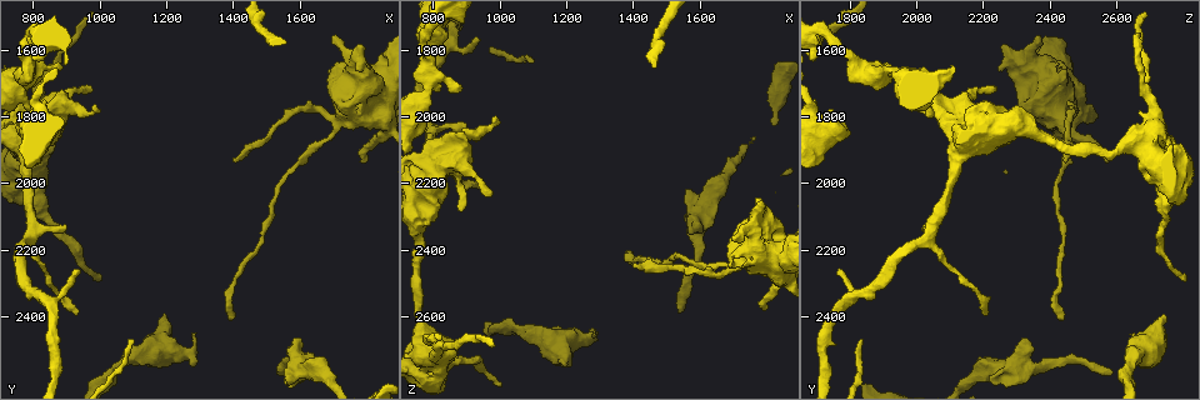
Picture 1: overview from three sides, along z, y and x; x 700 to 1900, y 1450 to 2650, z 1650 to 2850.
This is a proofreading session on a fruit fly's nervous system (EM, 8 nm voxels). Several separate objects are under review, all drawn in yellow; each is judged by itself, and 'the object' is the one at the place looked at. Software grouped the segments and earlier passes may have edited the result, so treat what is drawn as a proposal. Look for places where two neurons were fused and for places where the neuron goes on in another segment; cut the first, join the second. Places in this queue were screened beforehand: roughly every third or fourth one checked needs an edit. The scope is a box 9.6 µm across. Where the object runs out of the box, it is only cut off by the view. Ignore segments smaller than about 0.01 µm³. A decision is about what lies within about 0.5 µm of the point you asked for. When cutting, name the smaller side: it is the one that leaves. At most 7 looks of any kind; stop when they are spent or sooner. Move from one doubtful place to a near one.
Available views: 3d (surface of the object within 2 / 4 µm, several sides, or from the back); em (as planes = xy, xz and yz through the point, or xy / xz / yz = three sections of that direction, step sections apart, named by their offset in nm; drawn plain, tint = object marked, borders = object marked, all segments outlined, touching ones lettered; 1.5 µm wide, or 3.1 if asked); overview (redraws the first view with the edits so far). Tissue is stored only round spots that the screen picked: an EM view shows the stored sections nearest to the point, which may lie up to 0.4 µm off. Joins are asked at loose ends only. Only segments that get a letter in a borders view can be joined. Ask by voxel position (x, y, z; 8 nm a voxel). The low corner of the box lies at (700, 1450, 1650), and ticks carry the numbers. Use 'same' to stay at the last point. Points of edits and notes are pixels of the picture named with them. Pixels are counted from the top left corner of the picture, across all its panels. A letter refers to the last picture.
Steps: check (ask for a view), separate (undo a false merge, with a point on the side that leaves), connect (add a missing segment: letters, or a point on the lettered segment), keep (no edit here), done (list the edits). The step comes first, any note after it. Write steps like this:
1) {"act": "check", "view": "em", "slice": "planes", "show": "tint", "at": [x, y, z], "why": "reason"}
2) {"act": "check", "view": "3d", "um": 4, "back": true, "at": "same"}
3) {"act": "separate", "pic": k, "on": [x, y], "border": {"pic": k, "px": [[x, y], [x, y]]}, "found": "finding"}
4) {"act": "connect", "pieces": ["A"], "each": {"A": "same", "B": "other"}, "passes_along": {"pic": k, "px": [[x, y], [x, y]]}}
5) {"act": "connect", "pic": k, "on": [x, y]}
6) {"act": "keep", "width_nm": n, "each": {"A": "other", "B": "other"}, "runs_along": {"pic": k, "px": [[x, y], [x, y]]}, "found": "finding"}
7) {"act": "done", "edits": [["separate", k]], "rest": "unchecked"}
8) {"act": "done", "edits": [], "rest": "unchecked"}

{"act": "check", "view": "3d", "um": 4, "at": [1190, 2390, 2740], "why": "branch stops here"}

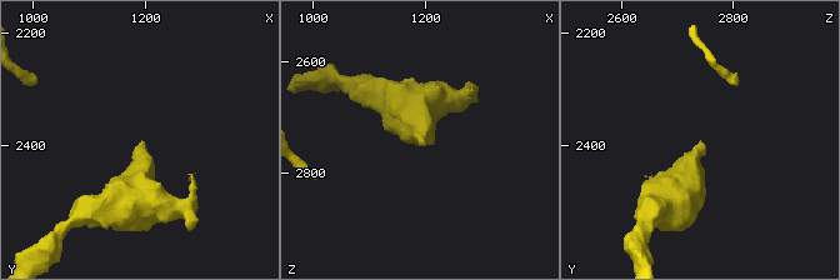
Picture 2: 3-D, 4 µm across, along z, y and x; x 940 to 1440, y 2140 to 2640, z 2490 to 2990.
{"act": "check", "view": "em", "slice": "planes", "show": "borders", "at": [1190, 2390, 2745], "why": "need the tissue"}

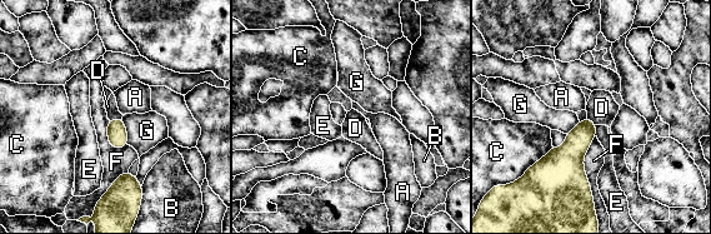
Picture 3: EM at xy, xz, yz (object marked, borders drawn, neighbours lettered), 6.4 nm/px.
{"act": "connect", "pieces": ["D"], "longest_contact_nm": ["F", 420], "each": {"A": "other", "B": "other", "C": "other", "D": "same", "E": "other", "F": "other", "G": "other"}, "passes_along": {"pic": 3, "px": [[116, 132], [115, 119], [111, 108]]}, "found": "it goes on there"}

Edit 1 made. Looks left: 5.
{"act": "check", "view": "3d", "um": 4, "at": [1540, 2570, 2590], "why": "an open end"}

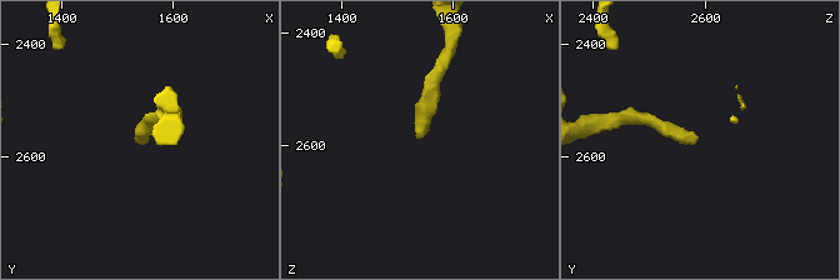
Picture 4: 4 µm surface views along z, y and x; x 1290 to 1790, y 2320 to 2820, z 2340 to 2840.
{"act": "check", "view": "em", "slice": "xz", "step": 8, "show": "borders", "at": [1535, 2575, 2585]}

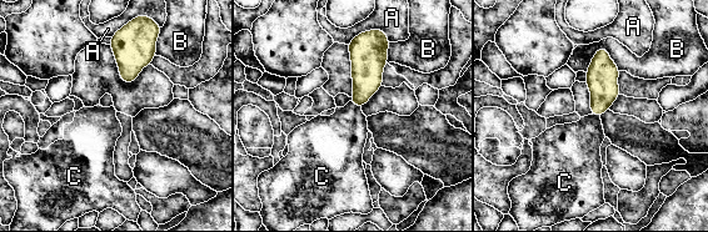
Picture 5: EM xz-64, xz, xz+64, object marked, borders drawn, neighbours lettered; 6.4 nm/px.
{"act": "connect", "pieces": ["C"], "each": {"A": "other", "B": "other", "C": "same"}, "passes_along": {"pic": 5, "px": [[367, 69], [355, 105], [339, 140]]}, "found": "the neuron continues"}

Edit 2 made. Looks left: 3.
{"act": "check", "view": "3d", "um": 2, "at": [1800, 1930, 2580], "why": "an open end"}

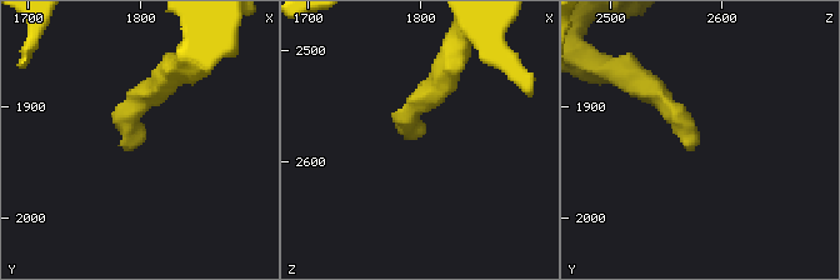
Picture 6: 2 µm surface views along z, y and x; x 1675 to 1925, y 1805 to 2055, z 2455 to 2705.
{"act": "check", "view": "em", "slice": "yz", "step": 8, "show": "tint", "at": [1796, 1938, 2570], "why": "now the EM"}

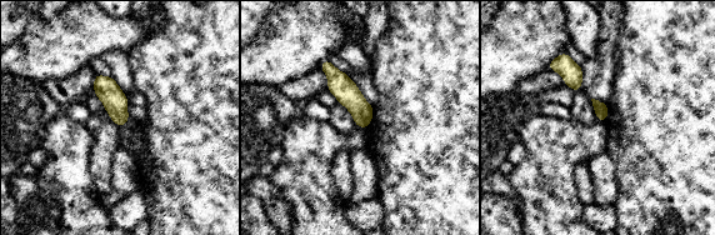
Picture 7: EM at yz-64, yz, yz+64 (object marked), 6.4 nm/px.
{"act": "check", "view": "em", "slice": "planes", "show": "borders", "at": "same"}

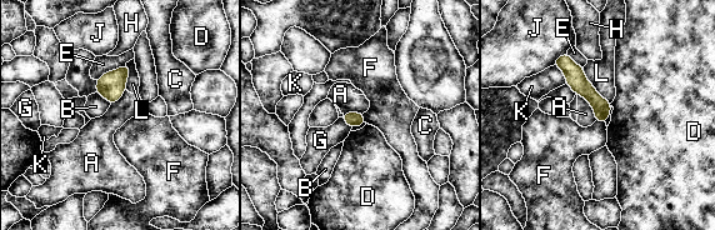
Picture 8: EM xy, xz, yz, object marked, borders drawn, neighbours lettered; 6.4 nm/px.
{"act": "keep", "longest_contact_nm": ["L", 300], "each": {"A": "other", "B": "other", "C": "other", "D": "other", "E": "other", "F": "other", "G": "other", "H": "other", "J": "other", "K": "other", "L": "other"}, "found": "none of them fits"}

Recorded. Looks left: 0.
{"act": "done", "edits": [["connect", 3], ["connect", 5]], "rest": "unchecked"}

